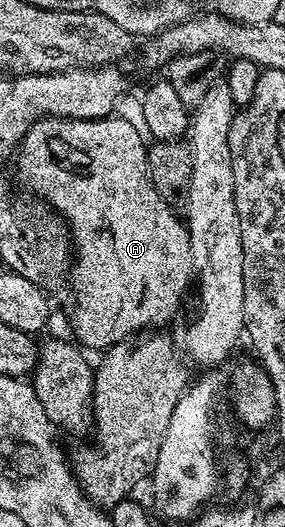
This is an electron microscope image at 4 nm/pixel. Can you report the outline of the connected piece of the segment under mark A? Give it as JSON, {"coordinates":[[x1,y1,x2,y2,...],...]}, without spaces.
{"coordinates":[[118,117,42,118,40,121,34,122,32,128,22,137,21,147,16,154,16,159,18,158,18,178,22,181,23,188,31,190,38,198,47,198,50,201,51,208,62,213,60,218,68,227,68,234,72,239,73,253,74,250,78,253,78,259,74,262,74,271,70,274,70,282,74,285,74,311,70,314,70,326,74,329,75,336,73,335,73,337,87,351,98,350,97,352,105,352,116,342,125,339,127,336,134,336,139,332,149,331,151,328,165,327,162,325,177,312,178,305,181,304,182,297,186,294,186,289,189,286,191,289,192,275,196,270,194,257,192,256,190,232,186,228,185,221,179,215,178,218,174,215,175,207,171,203,165,202,160,196,160,192,156,192,156,188,150,179,150,169,146,166,148,146,147,143,142,143,142,138,144,139,143,131,137,125,134,127,128,119]]}

